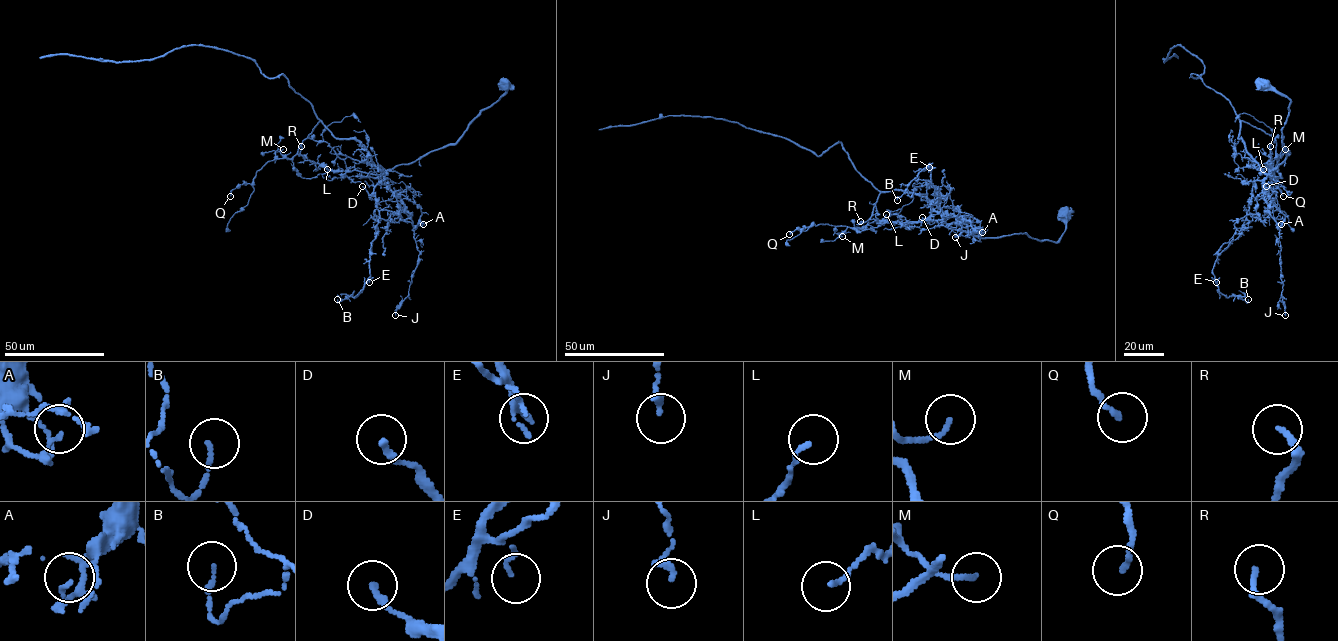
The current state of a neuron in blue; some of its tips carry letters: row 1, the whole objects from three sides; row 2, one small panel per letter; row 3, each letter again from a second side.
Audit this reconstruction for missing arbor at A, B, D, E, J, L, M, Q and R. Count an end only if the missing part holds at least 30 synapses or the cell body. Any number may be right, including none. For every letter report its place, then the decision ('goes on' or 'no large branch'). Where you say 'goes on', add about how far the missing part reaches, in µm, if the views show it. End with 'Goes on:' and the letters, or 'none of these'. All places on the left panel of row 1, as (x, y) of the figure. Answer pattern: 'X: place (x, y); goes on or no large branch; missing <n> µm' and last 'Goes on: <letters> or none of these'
A: place (423, 224); no large branch
B: place (337, 299); no large branch
D: place (362, 186); no large branch
E: place (369, 282); no large branch
J: place (395, 315); no large branch
L: place (327, 169); no large branch
M: place (283, 149); no large branch
Q: place (230, 196); no large branch
R: place (301, 146); no large branch
Goes on: none of these

